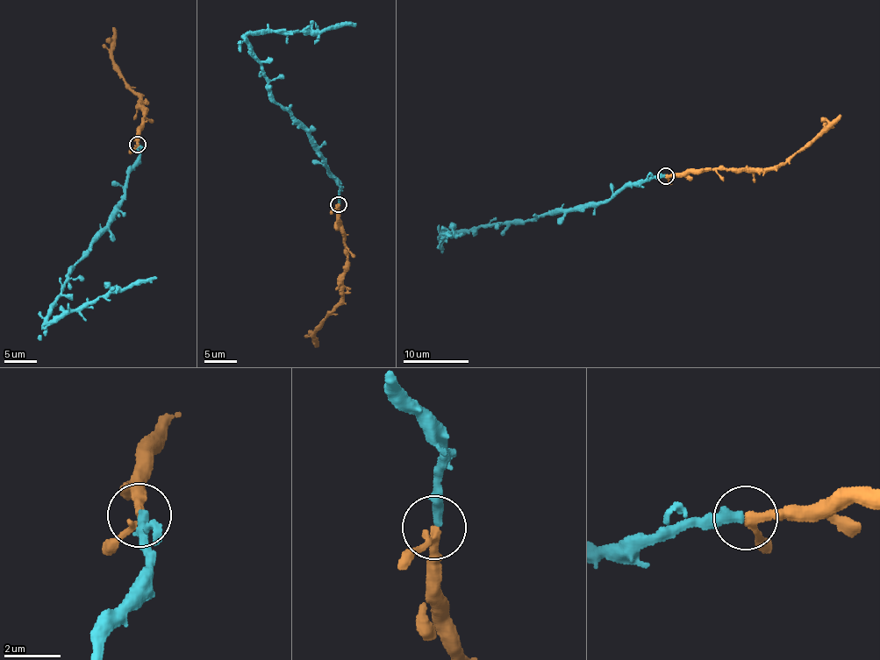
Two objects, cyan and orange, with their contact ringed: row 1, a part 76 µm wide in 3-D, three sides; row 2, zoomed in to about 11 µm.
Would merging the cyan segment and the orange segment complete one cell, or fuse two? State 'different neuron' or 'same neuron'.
same neuron

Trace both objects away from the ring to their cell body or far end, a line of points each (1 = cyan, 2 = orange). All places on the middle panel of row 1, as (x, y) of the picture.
1: (339, 203), (340, 182), (304, 124), (274, 100), (261, 60), (246, 37), (271, 31), (355, 26)
2: (339, 203), (339, 222), (346, 247), (343, 302), (325, 317), (315, 332), (313, 342), (317, 346)

